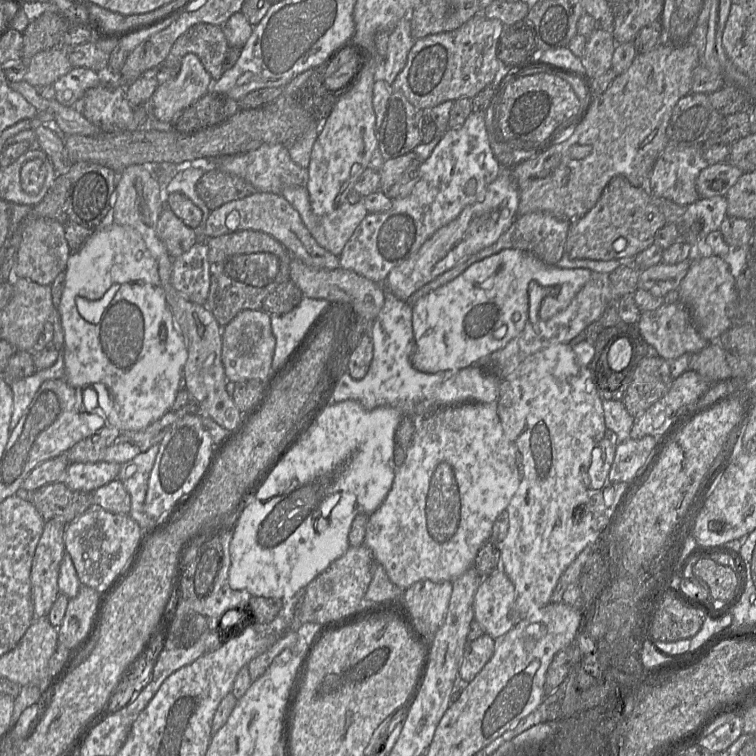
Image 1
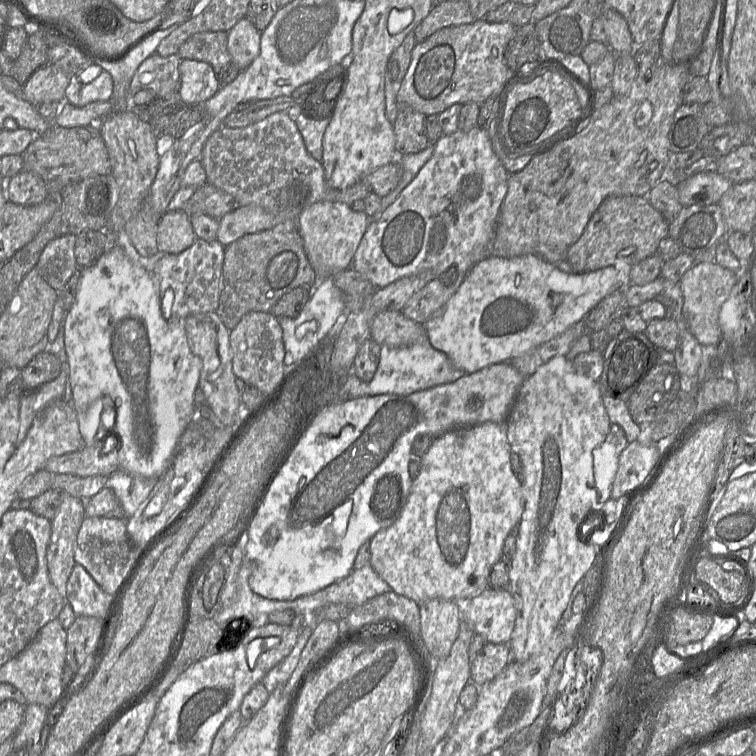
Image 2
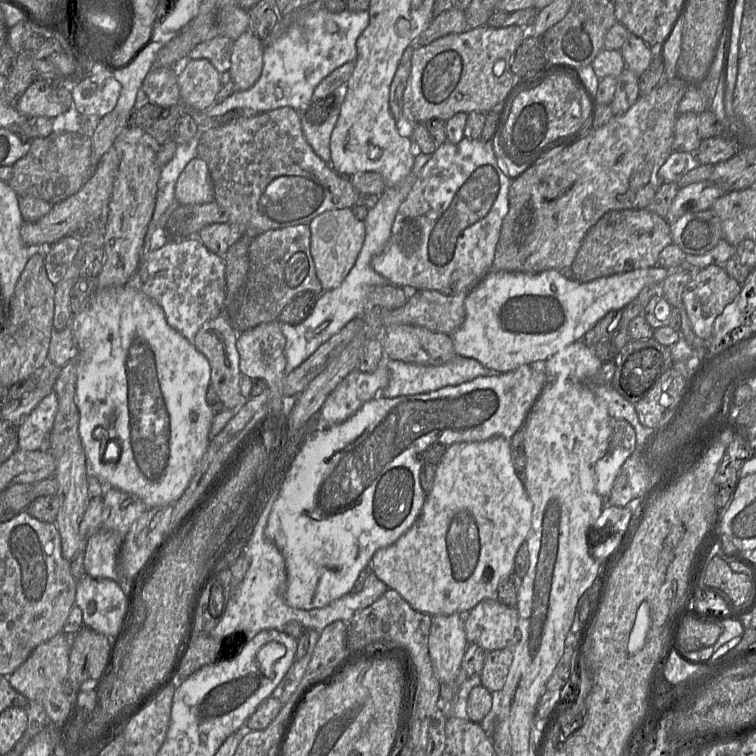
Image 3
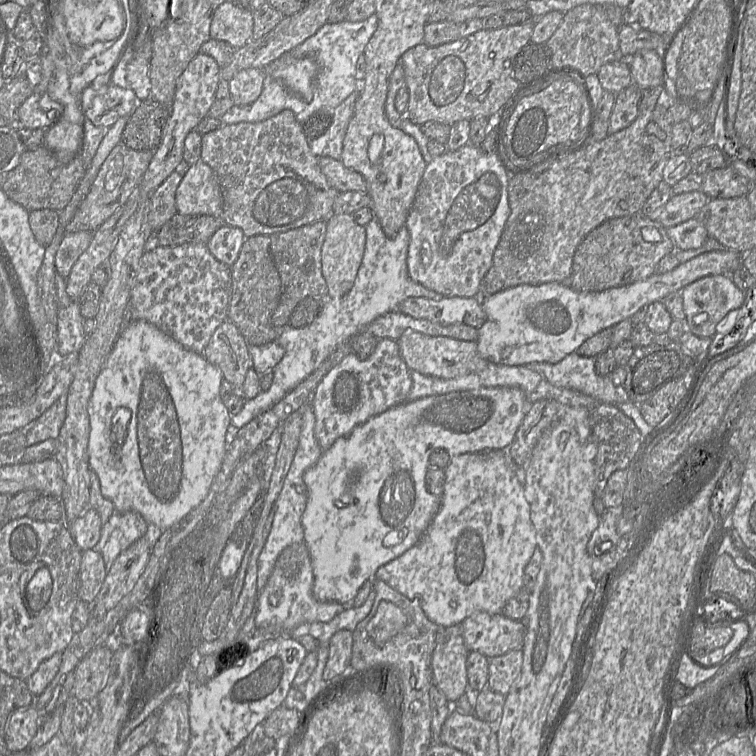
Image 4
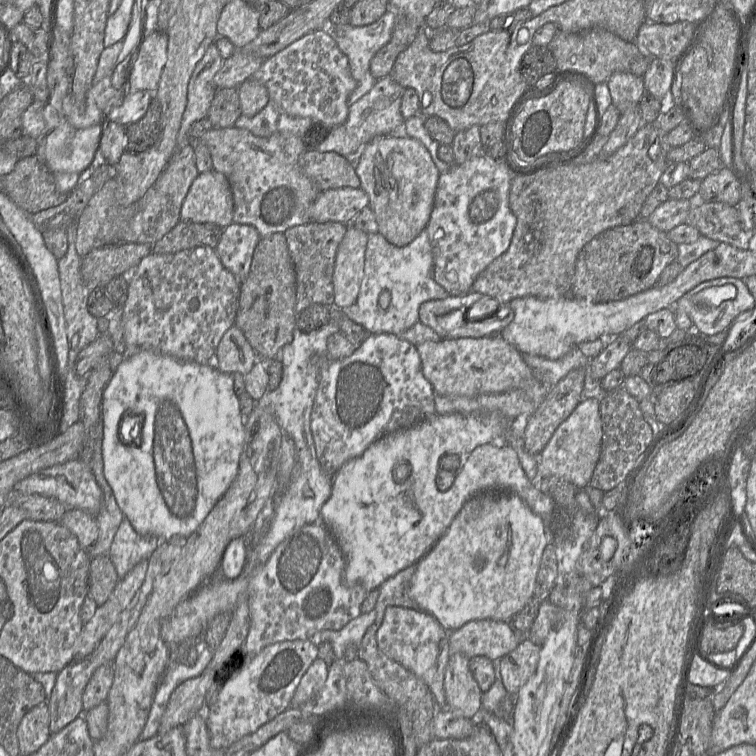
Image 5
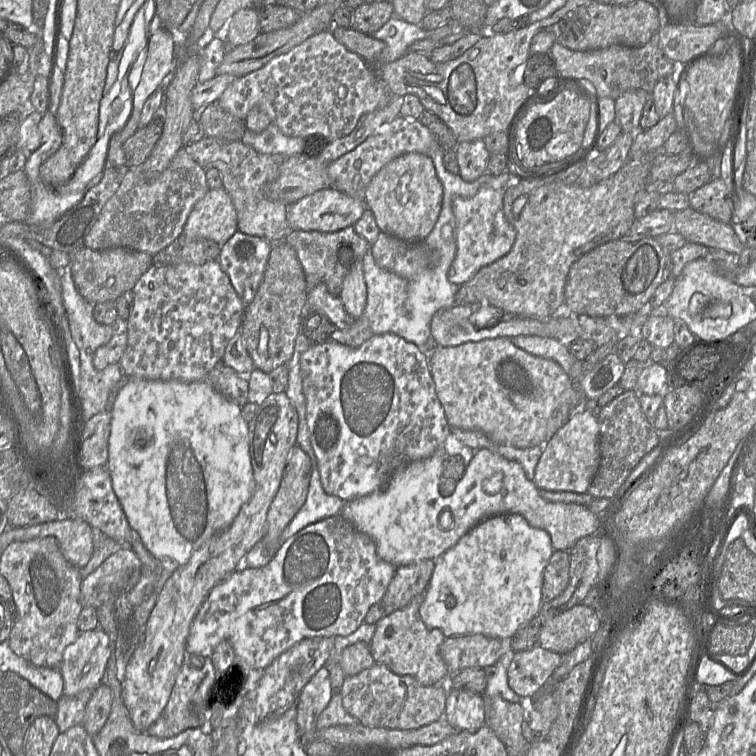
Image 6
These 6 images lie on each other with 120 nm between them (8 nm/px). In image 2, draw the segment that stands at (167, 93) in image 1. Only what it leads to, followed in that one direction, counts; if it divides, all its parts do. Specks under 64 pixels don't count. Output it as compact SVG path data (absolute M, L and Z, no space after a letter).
M183 59L179 62L179 97L186 105L202 105L221 87L219 77L206 62Z

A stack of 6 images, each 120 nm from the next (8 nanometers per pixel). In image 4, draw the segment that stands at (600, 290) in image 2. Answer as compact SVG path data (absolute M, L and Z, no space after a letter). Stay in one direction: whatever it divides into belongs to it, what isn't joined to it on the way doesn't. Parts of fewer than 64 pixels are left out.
M724 249L701 254L680 263L669 272L655 272L644 280L600 292L578 292L559 282L549 282L541 285L518 285L480 298L486 319L478 329L477 349L481 357L496 365L527 366L530 364L558 363L570 353L575 352L582 343L596 333L605 328L614 327L625 319L630 319L641 308L647 307L656 301L663 301L667 295L681 291L700 278L721 274L731 275L741 268L744 268L743 254Z

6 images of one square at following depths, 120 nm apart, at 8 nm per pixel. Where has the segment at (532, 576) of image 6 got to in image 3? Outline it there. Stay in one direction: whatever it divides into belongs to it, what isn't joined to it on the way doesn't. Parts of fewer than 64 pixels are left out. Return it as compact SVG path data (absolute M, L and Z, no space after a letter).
M495 437L489 440L471 443L456 443L446 448L439 464L435 467L433 488L427 498L416 523L394 544L377 550L372 556L371 572L374 573L388 588L397 591L409 605L430 616L451 615L459 613L464 616L478 603L485 599L497 599L498 585L502 579L514 573L515 556L520 546L526 541L531 528L533 504L529 499L523 482L517 476L512 457L510 440Z

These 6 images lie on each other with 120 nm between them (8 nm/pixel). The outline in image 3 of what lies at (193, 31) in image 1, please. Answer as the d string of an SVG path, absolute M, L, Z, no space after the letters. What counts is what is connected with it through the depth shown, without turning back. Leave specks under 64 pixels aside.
M219 35L197 44L187 59L206 59L222 74L230 69L232 49L233 40Z

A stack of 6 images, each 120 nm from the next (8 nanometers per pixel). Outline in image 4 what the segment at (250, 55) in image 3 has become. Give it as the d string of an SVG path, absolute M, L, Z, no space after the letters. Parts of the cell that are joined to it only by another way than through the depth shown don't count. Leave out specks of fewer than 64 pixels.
M250 68L237 72L229 82L234 105L246 106L255 102L262 93L264 77L264 69Z

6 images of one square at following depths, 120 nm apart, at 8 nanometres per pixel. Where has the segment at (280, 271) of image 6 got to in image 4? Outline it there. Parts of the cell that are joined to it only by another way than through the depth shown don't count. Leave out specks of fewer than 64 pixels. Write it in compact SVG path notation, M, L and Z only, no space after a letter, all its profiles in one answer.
M270 235L247 237L239 256L230 267L231 290L227 319L240 331L248 345L261 346L277 341L280 329L272 324L281 296L281 280L270 252Z

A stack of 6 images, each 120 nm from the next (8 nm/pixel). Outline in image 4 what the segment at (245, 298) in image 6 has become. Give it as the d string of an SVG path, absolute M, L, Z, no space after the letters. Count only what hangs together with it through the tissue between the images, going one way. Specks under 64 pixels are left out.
M224 225L213 234L206 246L215 259L231 267L237 260L245 239L240 228Z

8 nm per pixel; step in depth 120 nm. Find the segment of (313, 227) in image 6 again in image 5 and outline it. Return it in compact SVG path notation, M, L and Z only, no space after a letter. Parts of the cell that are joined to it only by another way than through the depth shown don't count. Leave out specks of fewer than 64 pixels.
M361 188L321 191L310 207L310 222L352 224L354 218L368 206L368 195Z

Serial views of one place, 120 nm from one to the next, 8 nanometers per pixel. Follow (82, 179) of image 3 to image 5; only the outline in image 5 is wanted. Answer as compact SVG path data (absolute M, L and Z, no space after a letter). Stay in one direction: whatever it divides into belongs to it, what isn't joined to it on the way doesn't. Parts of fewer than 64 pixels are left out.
M36 155L20 159L3 179L4 192L28 214L56 207L69 196L58 191L54 174Z

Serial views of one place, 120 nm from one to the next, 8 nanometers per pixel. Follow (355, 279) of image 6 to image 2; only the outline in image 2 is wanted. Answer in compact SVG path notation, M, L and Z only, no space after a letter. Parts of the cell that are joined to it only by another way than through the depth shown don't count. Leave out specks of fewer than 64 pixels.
M317 202L299 214L296 218L298 232L303 240L308 260L319 279L326 279L351 267L370 220L371 217L364 211L355 211L351 205L341 202Z

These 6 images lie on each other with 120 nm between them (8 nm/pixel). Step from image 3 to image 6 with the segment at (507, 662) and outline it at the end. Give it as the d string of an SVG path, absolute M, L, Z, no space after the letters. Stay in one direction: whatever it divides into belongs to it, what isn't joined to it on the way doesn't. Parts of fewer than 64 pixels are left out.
M540 645L510 654L508 684L520 697L535 695L561 664L562 656Z

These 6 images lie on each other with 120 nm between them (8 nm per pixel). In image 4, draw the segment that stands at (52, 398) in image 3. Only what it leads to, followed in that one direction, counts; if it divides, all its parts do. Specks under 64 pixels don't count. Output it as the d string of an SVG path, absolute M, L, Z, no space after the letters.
M63 393L40 417L20 429L26 437L26 445L32 446L47 439L56 439L65 420L67 393Z

